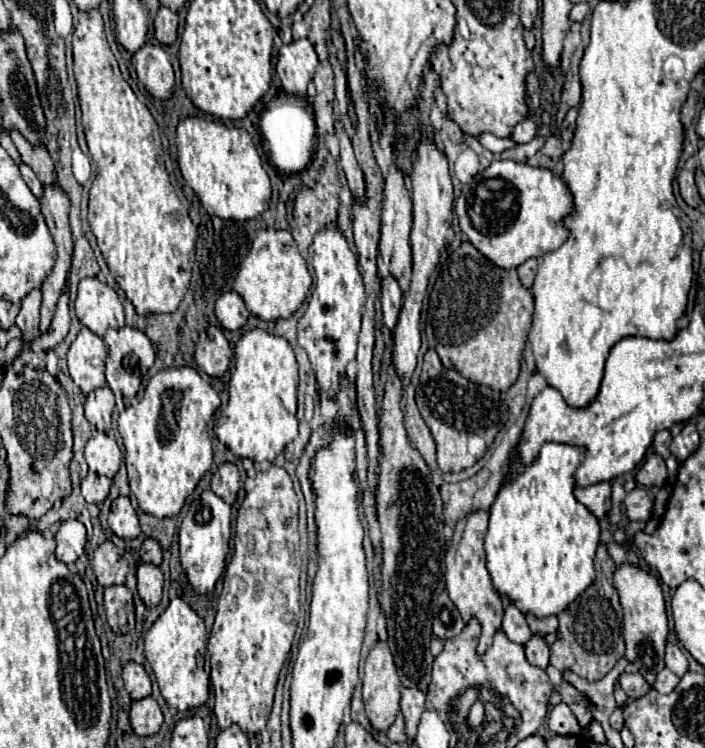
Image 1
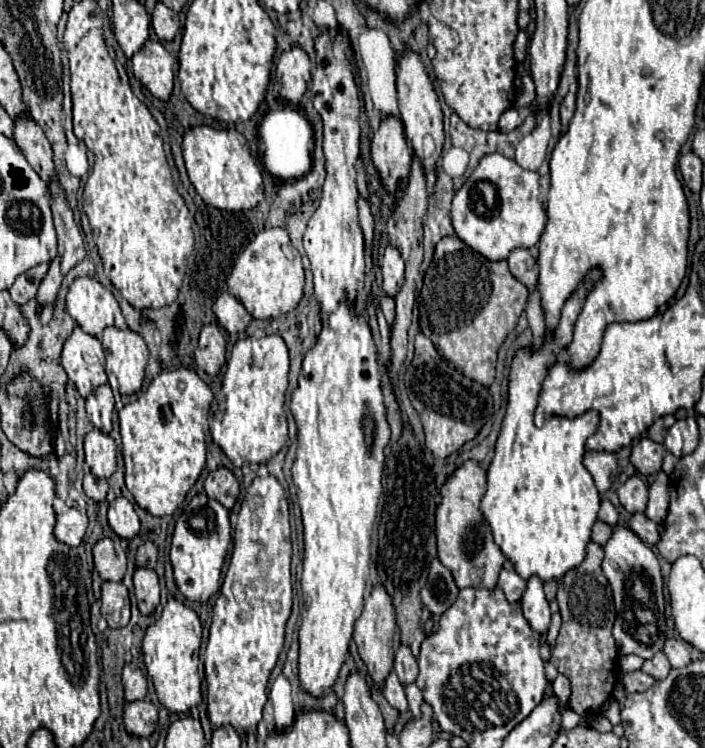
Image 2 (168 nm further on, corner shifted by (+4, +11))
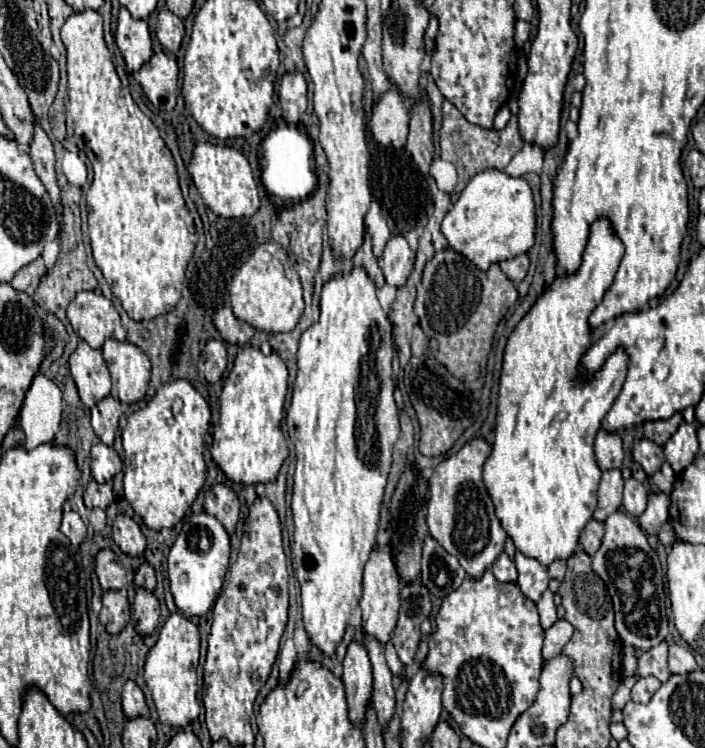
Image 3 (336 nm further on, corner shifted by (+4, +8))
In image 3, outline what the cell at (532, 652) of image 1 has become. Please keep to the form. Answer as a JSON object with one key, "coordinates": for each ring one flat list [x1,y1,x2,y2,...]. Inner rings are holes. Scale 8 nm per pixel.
{"coordinates":[[520,551,514,553,514,563,518,569,518,587,528,599,538,601,540,595,548,589,548,581,550,581,548,567,542,565,538,559,528,557]]}

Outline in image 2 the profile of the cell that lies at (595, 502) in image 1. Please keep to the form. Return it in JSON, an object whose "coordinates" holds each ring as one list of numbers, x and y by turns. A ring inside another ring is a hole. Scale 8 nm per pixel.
{"coordinates":[[586,452,584,466,592,474,596,490,600,494,608,492,610,486,614,484,616,474,618,474,616,454,610,454,610,452]]}

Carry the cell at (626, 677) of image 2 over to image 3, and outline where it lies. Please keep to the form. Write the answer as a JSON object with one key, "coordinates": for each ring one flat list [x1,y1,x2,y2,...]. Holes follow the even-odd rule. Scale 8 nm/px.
{"coordinates":[[640,677,636,685,632,687,632,701,636,703,648,703,650,697,660,689,660,681,654,677]]}

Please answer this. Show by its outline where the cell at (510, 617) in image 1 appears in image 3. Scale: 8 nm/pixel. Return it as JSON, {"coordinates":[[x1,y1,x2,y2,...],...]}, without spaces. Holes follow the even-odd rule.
{"coordinates":[[502,551,492,563,492,573,500,583,516,583,516,567,512,559,506,555,506,551]]}

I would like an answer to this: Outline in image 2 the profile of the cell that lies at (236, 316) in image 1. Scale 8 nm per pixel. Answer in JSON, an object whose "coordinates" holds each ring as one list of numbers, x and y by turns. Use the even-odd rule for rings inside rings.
{"coordinates":[[224,292,218,296,218,300,214,302,214,314,218,318,218,322,230,332,230,334,236,334,236,332,242,332,252,316,248,314,248,310,244,308,244,304,240,304,238,298,234,298,232,294]]}

